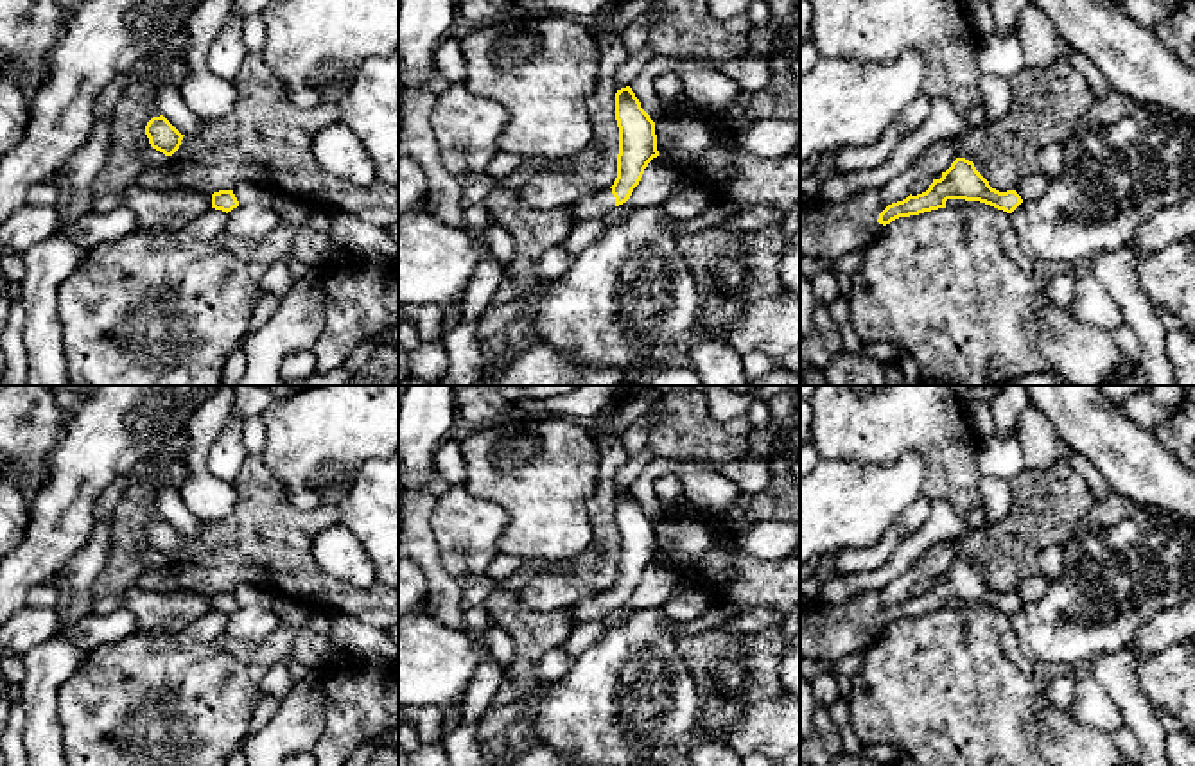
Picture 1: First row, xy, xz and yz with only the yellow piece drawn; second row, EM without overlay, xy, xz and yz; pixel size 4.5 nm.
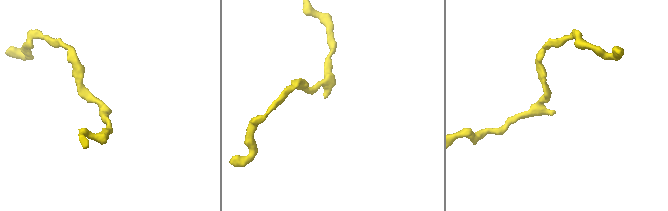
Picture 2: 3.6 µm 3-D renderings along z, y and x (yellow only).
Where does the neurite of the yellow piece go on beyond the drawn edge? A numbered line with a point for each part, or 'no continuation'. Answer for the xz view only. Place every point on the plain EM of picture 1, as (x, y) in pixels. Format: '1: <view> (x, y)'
1: xz (591, 609)

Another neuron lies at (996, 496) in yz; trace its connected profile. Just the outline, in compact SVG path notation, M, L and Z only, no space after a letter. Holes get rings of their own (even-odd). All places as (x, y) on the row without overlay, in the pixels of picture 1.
M980 475L981 508L985 511L985 522L981 527L989 527L1007 517L1012 504L1012 490L1005 479L994 475Z

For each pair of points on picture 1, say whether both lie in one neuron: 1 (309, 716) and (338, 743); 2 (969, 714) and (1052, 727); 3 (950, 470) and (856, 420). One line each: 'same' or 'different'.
1: different
2: same
3: same

